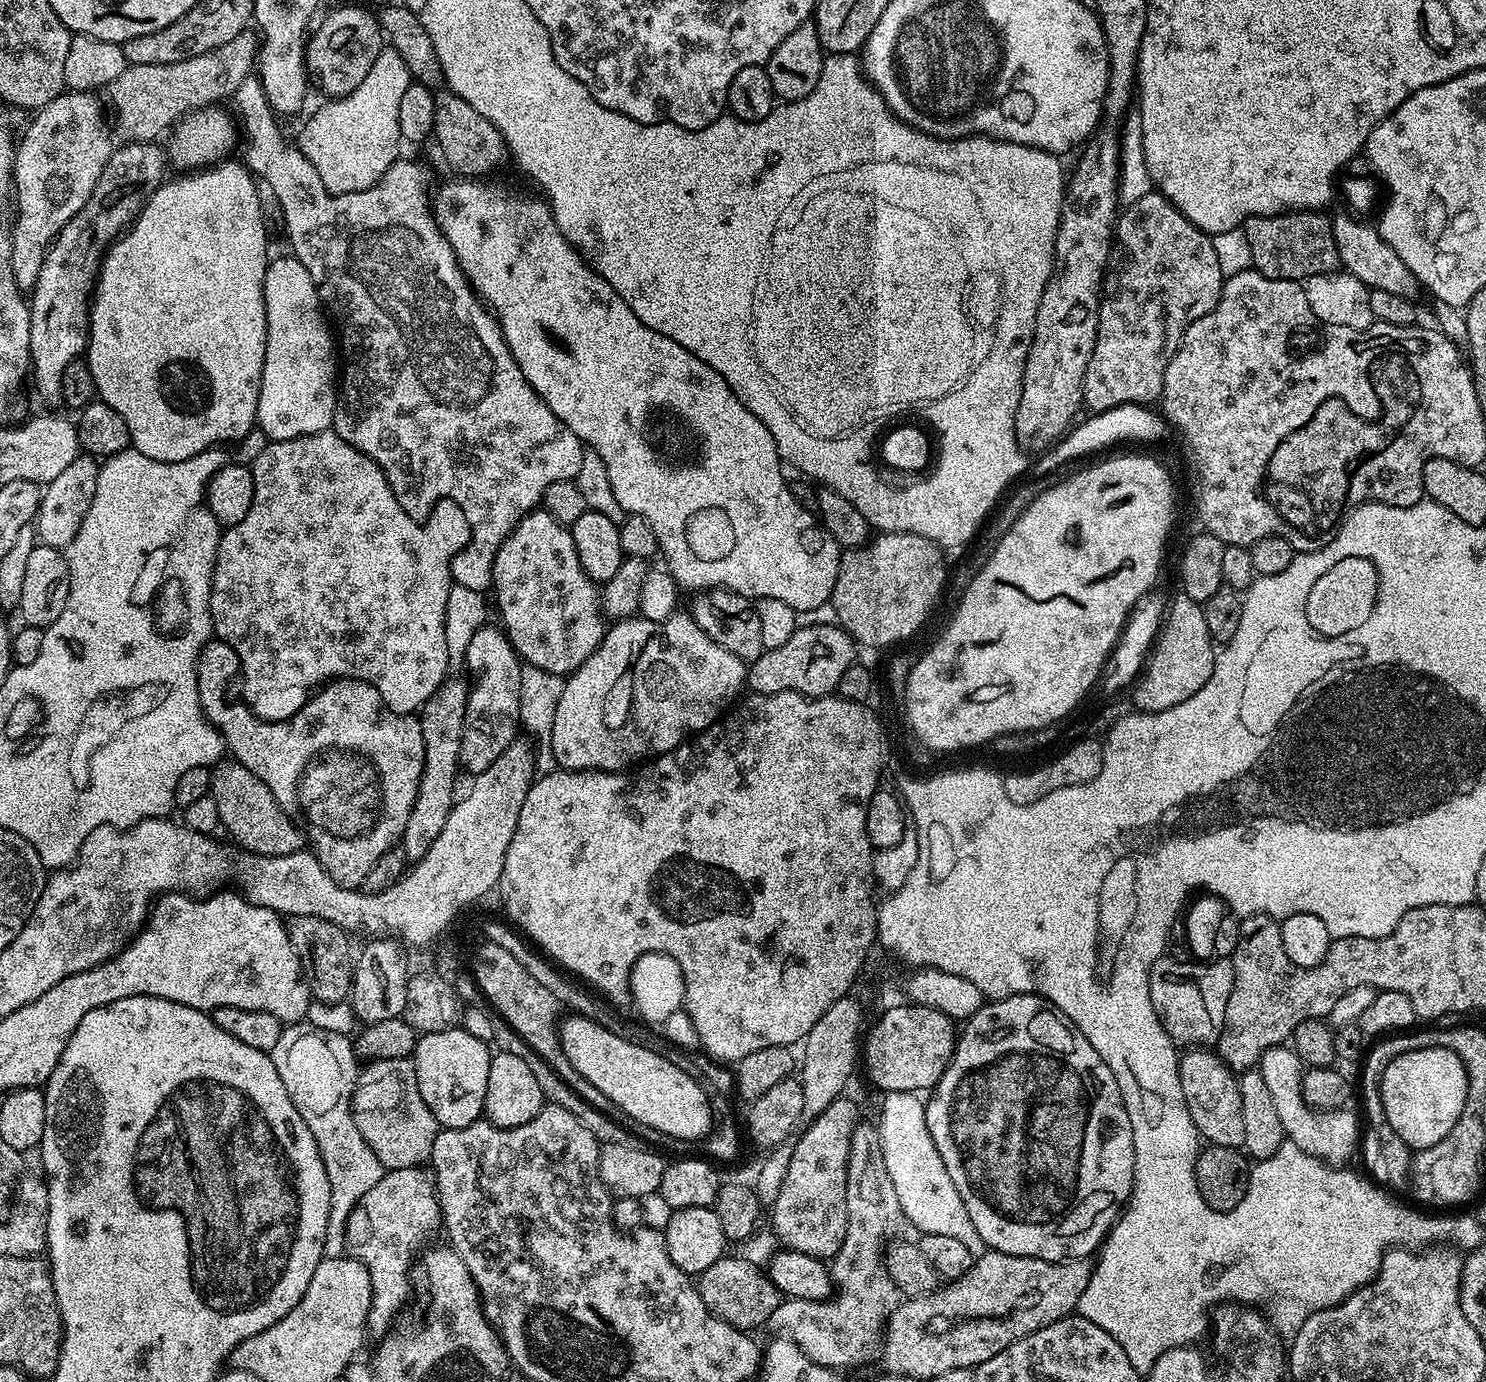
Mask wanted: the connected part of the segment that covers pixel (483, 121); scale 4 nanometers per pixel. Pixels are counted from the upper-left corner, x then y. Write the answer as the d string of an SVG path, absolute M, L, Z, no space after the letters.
M450 91L436 92L436 109L434 110L434 140L440 143L440 152L444 160L453 168L455 175L460 178L488 178L492 171L503 160L509 159L508 147L504 145L502 134L490 122L490 118L482 118L470 102L458 98Z

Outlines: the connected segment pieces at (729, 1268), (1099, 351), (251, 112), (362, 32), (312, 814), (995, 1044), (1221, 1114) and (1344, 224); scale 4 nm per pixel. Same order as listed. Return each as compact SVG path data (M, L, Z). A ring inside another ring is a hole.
M725 1254L714 1266L710 1266L698 1277L698 1287L702 1302L720 1320L730 1326L753 1330L761 1324L767 1325L770 1314L774 1314L776 1307L782 1302L780 1292L770 1282L767 1271L763 1267L755 1268L748 1260L740 1256Z
M1151 190L1144 197L1138 198L1137 201L1127 205L1119 213L1114 225L1112 252L1108 255L1108 266L1104 270L1096 341L1094 342L1094 350L1090 354L1090 362L1086 366L1086 374L1082 382L1082 394L1084 395L1082 401L1083 407L1085 409L1089 408L1087 411L1093 414L1108 411L1111 408L1120 407L1123 404L1141 404L1148 406L1153 402L1159 401L1162 390L1164 389L1164 371L1170 362L1170 358L1180 349L1180 340L1184 336L1184 332L1190 326L1190 322L1202 318L1202 314L1206 314L1216 305L1220 297L1220 291L1224 289L1225 279L1226 277L1224 277L1222 270L1218 266L1218 257L1212 245L1212 236L1209 233L1203 232L1198 226L1194 226L1194 222L1187 220L1161 192Z
M250 75L250 76L247 76L247 78L245 78L245 79L244 79L244 80L243 80L243 82L242 82L242 84L241 84L241 85L240 85L240 87L239 87L239 88L238 88L238 90L237 90L237 91L236 91L236 92L234 92L234 93L232 93L232 95L231 95L231 97L230 97L230 104L233 104L233 106L234 106L234 107L236 107L236 108L237 108L237 110L238 110L238 111L240 111L240 116L241 116L241 117L240 117L240 116L239 116L239 119L240 119L240 120L241 120L241 121L242 121L242 124L243 124L243 120L242 120L242 119L244 119L244 124L245 124L245 126L246 126L246 127L248 127L248 145L246 145L246 146L245 146L245 148L244 148L244 156L243 156L243 155L242 155L242 160L243 160L243 163L244 163L244 164L245 164L245 165L246 165L246 167L247 167L247 169L248 169L248 171L249 171L249 172L251 172L251 173L252 173L252 175L253 175L253 177L256 177L256 178L259 178L259 179L260 179L260 180L261 180L261 181L263 181L263 180L262 180L262 179L264 179L264 180L265 180L265 182L266 182L266 183L268 183L268 188L269 188L269 190L270 190L270 191L272 191L272 192L273 192L273 194L274 194L274 195L276 195L276 200L277 200L277 202L278 202L278 203L280 203L280 212L281 212L281 214L282 214L282 215L284 215L284 232L285 232L285 234L286 234L286 235L288 235L288 244L289 244L289 246L290 246L290 247L292 247L292 248L289 248L289 249L290 249L290 252L291 252L291 255L294 255L294 256L296 256L296 257L297 257L297 258L298 258L298 262L302 262L302 266L306 266L306 270L310 270L310 278L314 278L314 286L315 286L315 287L316 287L316 289L317 289L317 290L318 290L318 294L319 294L319 295L320 295L320 302L321 302L321 305L322 305L322 307L323 307L323 309L324 309L324 311L325 311L325 313L327 313L327 315L328 315L328 316L329 316L329 317L330 317L330 320L331 320L331 323L332 323L332 324L333 324L333 325L334 325L334 332L335 332L335 335L336 335L336 336L337 336L337 337L338 337L338 352L339 352L339 355L340 355L340 356L341 356L341 357L342 357L342 371L341 371L341 372L340 372L340 373L339 373L339 376L338 376L338 391L337 391L337 394L336 394L336 409L335 409L335 410L334 410L334 418L333 418L333 419L332 419L332 426L331 426L331 431L334 431L334 432L337 432L337 433L338 433L338 435L339 435L339 436L340 436L340 437L342 437L342 438L343 438L343 439L344 439L344 440L345 440L345 441L346 441L346 442L350 442L350 446L354 446L354 447L355 447L355 448L356 448L356 449L357 449L357 450L358 450L358 451L360 451L360 452L361 452L361 453L362 453L362 454L366 454L366 455L367 455L367 456L368 456L368 457L370 457L370 459L372 459L372 460L373 460L373 462L374 462L374 463L376 463L376 465L378 465L378 467L379 467L379 468L380 468L380 469L382 469L382 471L383 471L383 472L384 472L384 473L385 473L385 474L386 474L386 478L387 478L387 479L388 479L388 485L390 485L390 486L391 486L391 488L392 488L392 489L393 489L393 490L394 490L394 498L398 498L398 506L402 506L402 510L406 510L406 514L410 514L410 518L414 518L414 519L415 519L415 520L419 520L419 521L421 521L421 522L423 522L423 521L425 521L425 520L427 520L427 519L428 519L428 515L430 515L430 513L432 513L432 507L433 507L433 506L435 506L435 505L436 505L436 504L437 504L437 503L438 503L438 501L439 501L439 500L452 500L452 501L453 501L453 502L454 502L454 503L456 503L456 504L457 504L457 505L458 505L458 506L462 506L462 510L463 510L463 511L464 511L464 513L465 513L465 514L466 514L466 522L467 522L467 523L468 523L468 525L469 525L469 526L470 526L470 530L471 530L471 531L472 531L472 533L471 533L471 534L470 534L470 538L469 538L469 539L468 539L468 545L467 545L467 546L465 546L465 547L464 547L464 549L462 549L462 551L460 551L460 553L459 553L459 554L458 554L458 555L457 555L457 556L455 556L455 558L454 558L454 559L452 559L452 578L453 578L453 581L455 581L455 583L458 583L458 584L461 584L461 585L462 585L462 586L466 586L466 587L467 587L467 588L469 588L469 589L470 589L470 590L478 590L478 591L479 591L479 592L484 592L484 591L485 591L485 590L488 590L488 589L491 589L491 587L492 587L492 563L493 563L493 562L494 562L494 558L495 558L495 557L496 557L496 555L497 555L497 554L498 554L498 550L499 550L499 549L500 549L500 547L501 547L501 546L502 546L502 542L503 542L503 541L504 541L504 540L505 540L505 538L506 538L506 537L508 537L508 536L509 536L509 534L511 534L511 532L512 532L512 531L513 531L513 530L514 530L514 526L515 526L515 525L516 525L516 524L517 524L517 522L518 522L518 521L519 521L519 520L521 520L521 519L522 519L522 517L523 517L523 516L524 516L524 515L526 515L526 513L527 513L527 512L534 512L534 511L537 511L537 509L539 509L539 508L540 508L540 507L541 507L541 504L542 504L542 501L543 501L543 498L544 498L544 495L545 495L545 494L546 494L546 490L547 490L547 489L548 489L548 488L549 488L549 487L550 487L550 486L551 486L551 484L552 484L552 483L553 483L553 482L562 482L562 481L563 481L563 480L575 480L575 479L576 479L576 475L577 475L577 474L578 474L578 469L579 469L579 468L580 468L580 467L581 467L581 466L582 466L582 454L583 454L583 453L584 453L584 452L585 452L585 451L586 451L586 445L585 445L585 443L584 443L584 441L582 441L582 440L579 440L579 438L577 438L577 437L576 437L576 436L575 436L575 434L574 434L574 433L572 433L572 431L570 431L570 430L569 430L569 429L568 429L568 427L566 427L566 425L564 425L564 424L563 424L563 422L561 422L561 421L560 421L560 419L559 419L559 418L557 418L557 416L556 416L556 415L555 415L555 414L554 414L554 410L550 410L550 406L546 406L546 402L542 402L542 398L541 398L541 397L540 397L540 396L539 396L539 394L538 394L538 393L537 393L537 392L535 392L535 391L534 391L534 389L533 389L533 388L532 388L532 387L531 387L531 386L530 386L530 382L526 382L526 378L525 378L525 377L524 377L524 375L523 375L523 374L522 374L522 370L521 370L521 369L520 369L520 367L519 367L519 366L518 366L518 362L514 362L514 358L513 358L513 357L512 357L512 351L510 351L510 349L508 349L508 344L507 344L507 343L506 343L506 342L505 342L505 340L504 340L504 336L503 336L503 334L501 334L501 333L500 333L500 325L499 325L499 324L497 324L497 323L496 323L496 318L495 318L495 315L493 315L493 313L492 313L492 312L491 312L491 311L489 311L489 309L488 309L488 308L487 308L487 307L486 307L486 305L485 305L485 303L484 303L484 301L483 301L483 300L481 300L481 299L480 299L480 297L479 297L479 296L477 296L477 295L476 295L476 293L475 293L475 292L473 292L473 291L472 291L472 285L471 285L471 284L469 284L469 283L468 283L468 279L467 279L467 278L466 278L466 277L464 277L464 272L463 272L463 270L461 270L461 268L460 268L460 263L458 263L458 262L457 262L457 260L456 260L456 255L455 255L455 254L454 254L454 250L453 250L453 249L452 249L452 247L451 247L451 246L450 246L450 242L446 242L446 238L445 238L445 237L444 237L444 235L443 235L443 234L442 234L442 230L441 230L441 229L440 229L440 228L439 228L439 227L438 227L438 226L437 226L437 224L436 224L436 222L435 222L435 219L434 219L434 217L433 217L433 215L432 215L432 205L431 205L431 203L430 203L430 188L429 188L429 192L428 192L428 172L427 172L427 170L426 170L426 169L424 169L424 168L423 168L423 166L422 166L422 165L420 165L420 164L419 164L419 162L418 162L418 161L416 161L416 160L404 160L404 159L405 159L405 158L398 158L398 159L397 159L397 160L396 160L396 161L394 161L394 163L393 163L393 164L392 164L392 165L391 165L391 166L389 166L389 168L388 168L388 169L387 169L387 170L386 170L386 172L385 172L385 173L384 173L384 174L382 174L382 178L381 178L381 179L380 179L380 180L379 180L379 182L377 182L377 184L375 184L375 185L374 185L374 186L370 186L370 187L369 187L369 188L367 188L367 189L366 189L366 190L358 190L358 191L357 191L357 192L351 192L351 193L350 193L350 194L330 194L330 192L329 192L329 189L328 189L328 188L327 188L327 187L325 187L325 186L324 186L324 185L323 185L323 184L322 184L322 179L321 179L321 178L319 178L319 176L318 176L318 172L317 172L317 171L316 171L316 170L315 170L315 165L313 165L313 164L311 164L311 162L310 162L310 161L308 161L308 159L307 159L307 158L306 158L306 157L304 157L304 155L302 155L302 153L301 153L301 152L300 152L300 149L299 149L299 147L297 147L297 145L296 145L296 144L295 144L295 143L292 143L292 144L287 144L287 142L286 142L286 141L284 141L284 140L283 140L283 138L282 138L282 137L280 137L280 124L281 124L281 121L280 121L280 120L279 120L279 119L278 119L278 117L277 117L277 115L276 115L276 113L275 113L275 112L273 112L273 110L272 110L272 107L271 107L271 106L270 106L270 102L269 102L269 101L268 101L268 99L267 99L267 98L266 98L266 94L265 94L265 93L264 93L264 88L263 88L263 87L262 87L262 86L261 86L261 84L260 84L260 80L259 80L259 77L256 77L256 76L255 76L255 75Z
M340 8L332 12L320 24L320 29L311 33L306 44L306 63L309 77L328 98L345 96L354 91L366 78L374 58L382 47L379 19L364 8Z
M215 638L209 640L205 644L204 649L200 651L200 656L196 659L198 698L202 702L202 710L204 711L205 718L220 732L227 751L231 753L234 759L242 766L246 766L246 770L253 772L262 782L266 782L266 786L270 790L270 794L274 794L278 806L282 806L284 813L302 826L302 831L307 843L310 845L311 851L316 853L316 856L322 862L322 866L327 868L330 878L334 882L341 884L344 888L359 889L364 883L366 874L370 874L370 866L374 866L374 862L378 862L378 858L382 858L382 854L386 854L386 850L397 847L401 843L404 831L406 830L406 822L410 818L410 810L416 801L418 786L422 778L422 770L424 769L424 743L422 742L422 730L420 729L419 719L412 714L399 716L397 712L391 712L382 702L378 690L374 690L374 686L370 686L361 680L346 680L341 678L323 685L315 694L309 695L306 703L290 719L259 720L250 711L247 704L243 702L237 702L235 704L228 697L228 683L231 682L232 676L234 678L240 676L240 659L238 658L238 654L224 640Z
M1015 994L1005 1000L983 1004L969 1020L963 1021L956 1038L956 1048L952 1052L952 1061L945 1068L935 1088L931 1089L929 1096L932 1097L927 1097L924 1113L930 1138L934 1138L934 1146L938 1146L938 1154L942 1154L946 1174L950 1174L954 1186L958 1186L958 1194L962 1194L966 1214L970 1214L974 1230L982 1234L985 1246L1002 1254L1043 1260L1073 1260L1079 1256L1091 1257L1103 1245L1104 1237L1108 1235L1132 1195L1134 1134L1130 1118L1126 1114L1126 1106L1122 1102L1122 1094L1118 1090L1116 1075L1110 1070L1110 1066L1106 1066L1106 1062L1102 1062L1102 1058L1098 1058L1098 1050L1094 1050L1094 1046L1086 1042L1084 1035L1072 1027L1057 1008L1053 1008L1040 996Z
M1192 1046L1180 1056L1180 1081L1182 1098L1190 1110L1197 1133L1208 1139L1209 1145L1243 1149L1242 1094L1240 1081L1211 1047Z
M1355 215L1331 217L1334 246L1338 246L1338 258L1343 271L1362 281L1369 290L1381 288L1390 290L1390 294L1398 294L1402 298L1415 301L1416 295L1422 292L1422 285L1414 273L1408 269L1406 262L1394 254L1394 250L1380 237L1379 227L1363 224L1364 220Z

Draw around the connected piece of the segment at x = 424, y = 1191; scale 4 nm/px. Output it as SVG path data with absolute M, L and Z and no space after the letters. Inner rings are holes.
M427 1167L393 1168L385 1171L378 1182L354 1206L348 1219L344 1246L347 1255L360 1260L370 1274L372 1305L368 1315L369 1333L376 1338L389 1331L392 1319L408 1300L412 1284L408 1275L412 1272L412 1259L421 1251L420 1243L431 1232L440 1232L442 1217L440 1199L436 1197L436 1177Z

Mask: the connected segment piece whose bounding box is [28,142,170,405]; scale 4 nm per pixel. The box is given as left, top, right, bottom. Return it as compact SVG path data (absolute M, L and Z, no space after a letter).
M124 142L119 145L106 162L102 178L94 186L94 194L86 201L86 206L62 226L55 242L48 245L48 253L38 272L38 282L30 293L30 354L32 367L30 380L36 383L36 392L48 404L61 403L62 373L70 362L81 359L88 346L88 309L92 303L92 290L96 286L96 273L108 247L131 225L136 215L143 210L149 196L153 196L166 179L164 171L170 168L168 153L156 142Z

